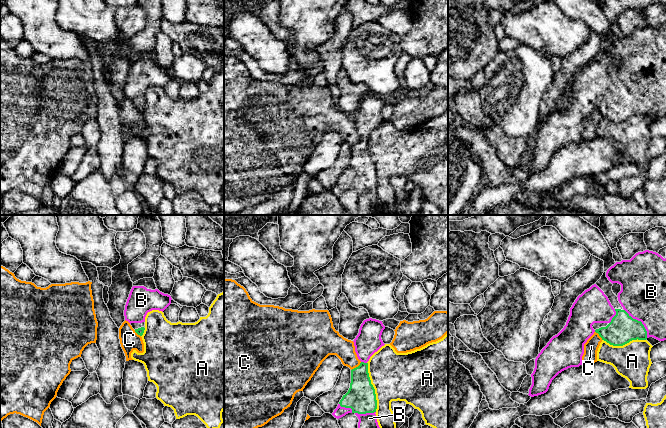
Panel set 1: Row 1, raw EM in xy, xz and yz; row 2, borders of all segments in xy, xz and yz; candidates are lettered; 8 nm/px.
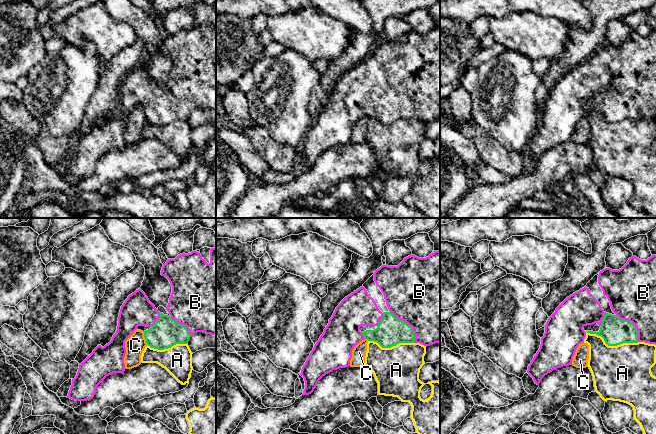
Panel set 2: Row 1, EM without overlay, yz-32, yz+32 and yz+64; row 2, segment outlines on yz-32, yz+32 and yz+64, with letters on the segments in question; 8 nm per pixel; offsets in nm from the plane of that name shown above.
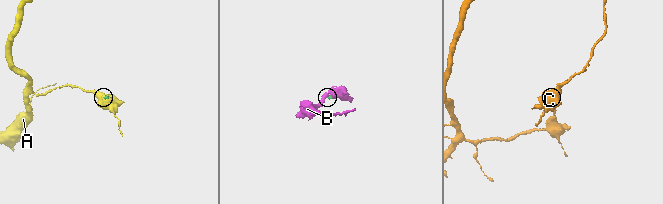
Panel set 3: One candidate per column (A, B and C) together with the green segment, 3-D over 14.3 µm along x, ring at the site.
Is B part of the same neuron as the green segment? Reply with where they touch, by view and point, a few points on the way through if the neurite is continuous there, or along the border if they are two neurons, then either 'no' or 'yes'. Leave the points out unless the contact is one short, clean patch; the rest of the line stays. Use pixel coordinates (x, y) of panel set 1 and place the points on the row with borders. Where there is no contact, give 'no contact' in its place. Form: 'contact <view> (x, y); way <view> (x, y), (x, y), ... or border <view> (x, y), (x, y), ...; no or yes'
contact yz (640, 321); yes

